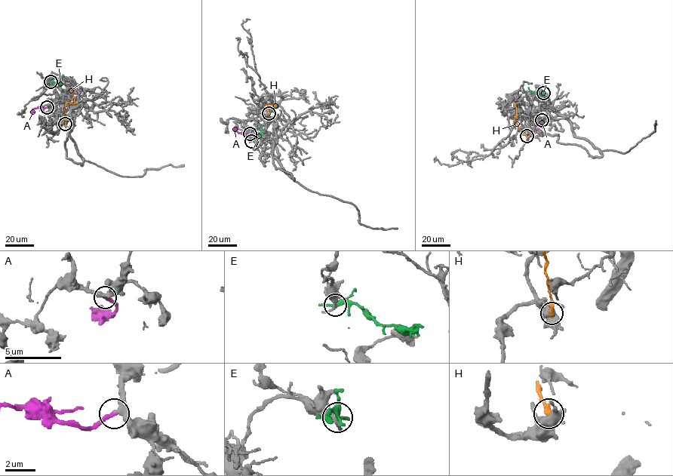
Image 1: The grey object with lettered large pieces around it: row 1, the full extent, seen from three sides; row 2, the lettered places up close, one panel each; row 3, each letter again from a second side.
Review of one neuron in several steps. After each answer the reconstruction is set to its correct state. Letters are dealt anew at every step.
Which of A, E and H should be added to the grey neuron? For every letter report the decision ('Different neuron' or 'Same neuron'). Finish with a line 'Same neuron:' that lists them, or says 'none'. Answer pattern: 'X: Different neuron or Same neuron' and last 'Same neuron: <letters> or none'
A: Same neuron
E: Different neuron
H: Different neuron
Same neuron: A

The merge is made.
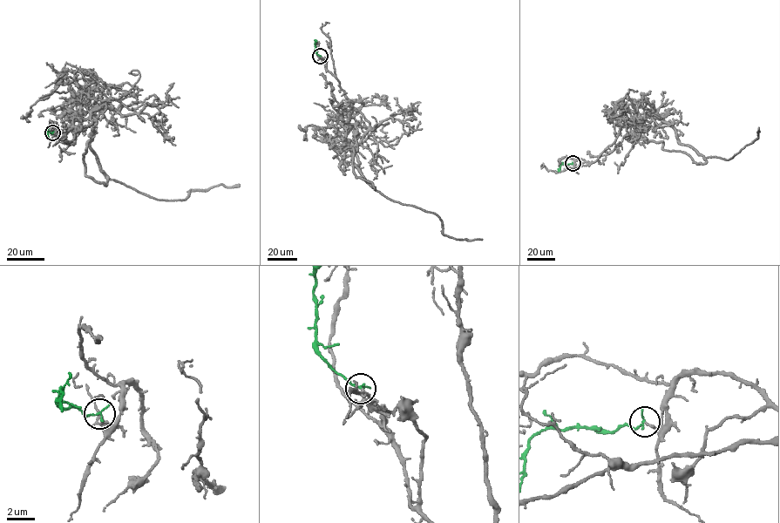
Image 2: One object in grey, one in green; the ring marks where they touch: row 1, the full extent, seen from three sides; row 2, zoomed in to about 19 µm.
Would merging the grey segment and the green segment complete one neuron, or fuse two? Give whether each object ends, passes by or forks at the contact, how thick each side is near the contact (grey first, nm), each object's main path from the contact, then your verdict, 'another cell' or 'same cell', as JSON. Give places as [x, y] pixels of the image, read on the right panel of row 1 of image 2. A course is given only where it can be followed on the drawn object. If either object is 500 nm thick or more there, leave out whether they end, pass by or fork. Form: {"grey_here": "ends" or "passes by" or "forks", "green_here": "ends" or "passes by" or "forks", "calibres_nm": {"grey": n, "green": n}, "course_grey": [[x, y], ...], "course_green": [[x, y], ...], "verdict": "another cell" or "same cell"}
{"grey_here": "ends", "green_here": "ends", "calibres_nm": {"grey": 160, "green": 190}, "course_grey": [[573, 163], [595, 161], [621, 125], [644, 117], [727, 159], [758, 127]], "course_green": [[573, 163], [561, 164], [558, 171]], "verdict": "same cell"}

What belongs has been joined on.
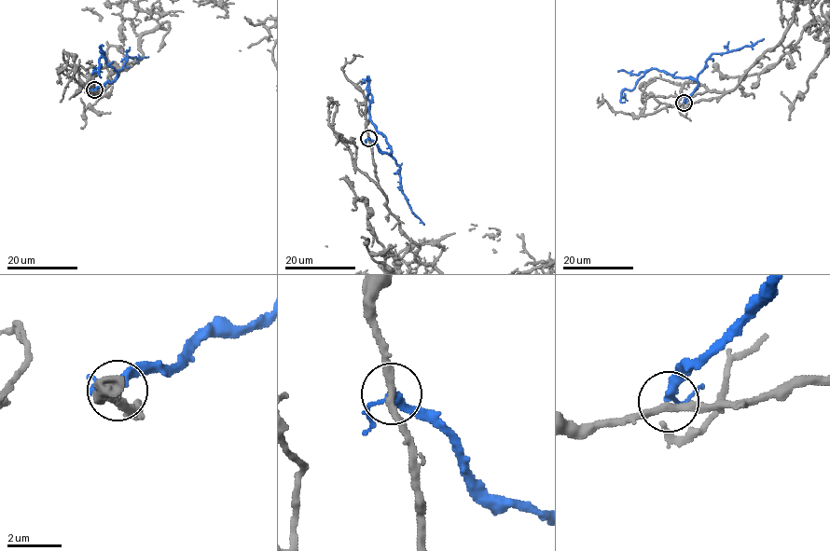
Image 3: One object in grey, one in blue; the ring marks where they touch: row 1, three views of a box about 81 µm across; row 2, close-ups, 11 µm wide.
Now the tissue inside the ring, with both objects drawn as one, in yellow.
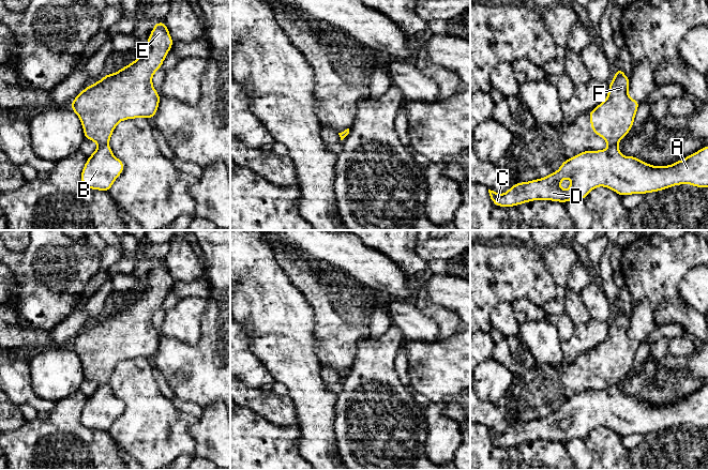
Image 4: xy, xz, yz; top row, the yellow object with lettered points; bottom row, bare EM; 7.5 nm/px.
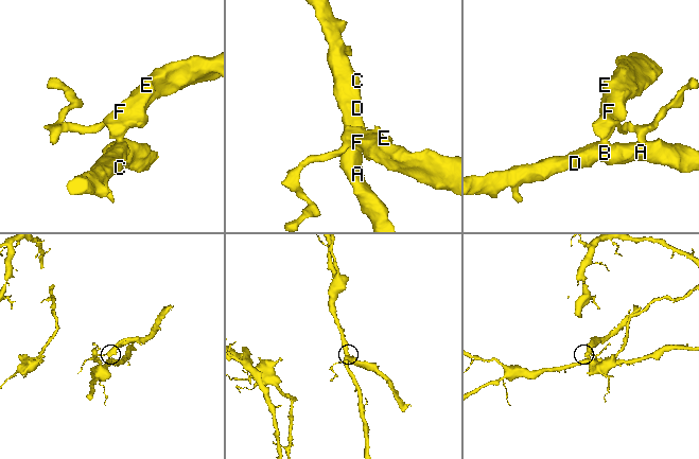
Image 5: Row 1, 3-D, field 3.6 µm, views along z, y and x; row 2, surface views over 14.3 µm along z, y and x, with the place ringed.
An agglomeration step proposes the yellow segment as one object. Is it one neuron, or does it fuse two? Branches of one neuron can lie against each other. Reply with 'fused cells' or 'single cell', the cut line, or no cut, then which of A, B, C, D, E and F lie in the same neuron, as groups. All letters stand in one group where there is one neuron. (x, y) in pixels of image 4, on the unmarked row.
fused cells; cut xy (107, 383), (100, 385); groups A B C D / E F

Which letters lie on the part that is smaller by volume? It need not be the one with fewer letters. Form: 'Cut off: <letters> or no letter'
Cut off: E, F

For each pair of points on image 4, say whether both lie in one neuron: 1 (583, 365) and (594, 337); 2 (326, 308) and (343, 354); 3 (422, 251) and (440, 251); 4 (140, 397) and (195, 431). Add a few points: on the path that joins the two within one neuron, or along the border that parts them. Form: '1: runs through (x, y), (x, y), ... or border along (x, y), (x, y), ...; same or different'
1: border along (589, 350), (580, 353), (571, 362), (567, 363); different
2: runs through (337, 320), (339, 343); same
3: runs through (426, 251), (436, 251); same
4: border along (198, 419), (189, 428), (195, 443), (194, 452); different

